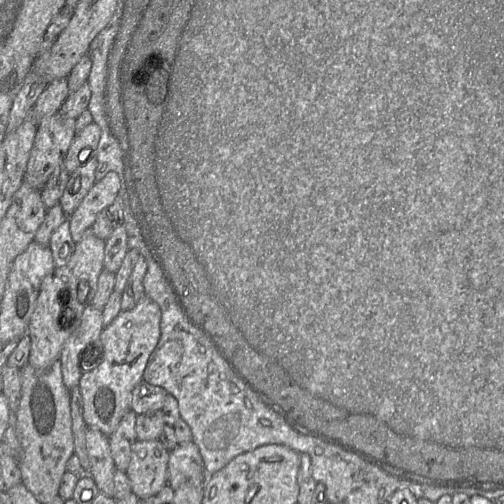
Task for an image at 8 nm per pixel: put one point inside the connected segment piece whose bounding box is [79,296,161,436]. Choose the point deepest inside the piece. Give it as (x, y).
(124, 347)

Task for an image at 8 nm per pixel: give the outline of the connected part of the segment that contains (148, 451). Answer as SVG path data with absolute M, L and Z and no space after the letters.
M159 440L133 444L126 475L140 499L157 494L167 485L169 453Z

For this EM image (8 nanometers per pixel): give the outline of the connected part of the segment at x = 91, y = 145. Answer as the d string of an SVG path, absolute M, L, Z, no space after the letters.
M95 123L77 132L70 149L63 161L64 168L71 174L96 156L101 129Z

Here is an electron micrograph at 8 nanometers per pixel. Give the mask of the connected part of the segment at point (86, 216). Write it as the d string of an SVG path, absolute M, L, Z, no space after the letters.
M109 172L92 186L75 212L69 217L70 233L75 243L82 239L86 231L91 230L99 213L114 202L119 189L120 179L115 172Z

